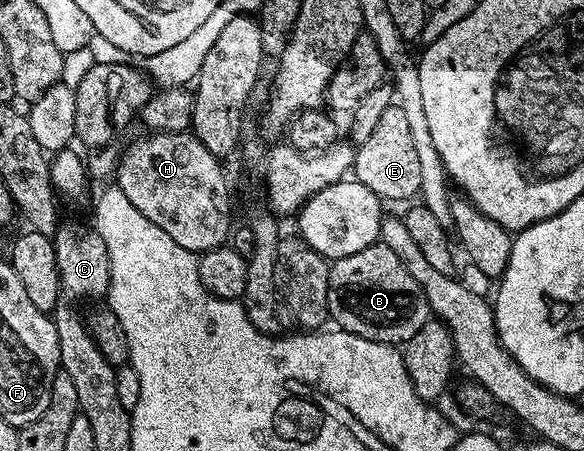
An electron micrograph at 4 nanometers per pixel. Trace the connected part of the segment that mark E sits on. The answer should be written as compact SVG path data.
M393 103L388 104L388 109L380 111L375 126L367 133L367 138L361 143L358 142L353 177L387 203L407 203L420 196L421 162L417 156L417 146L413 144L409 118L406 117L405 111L401 111L401 107Z

